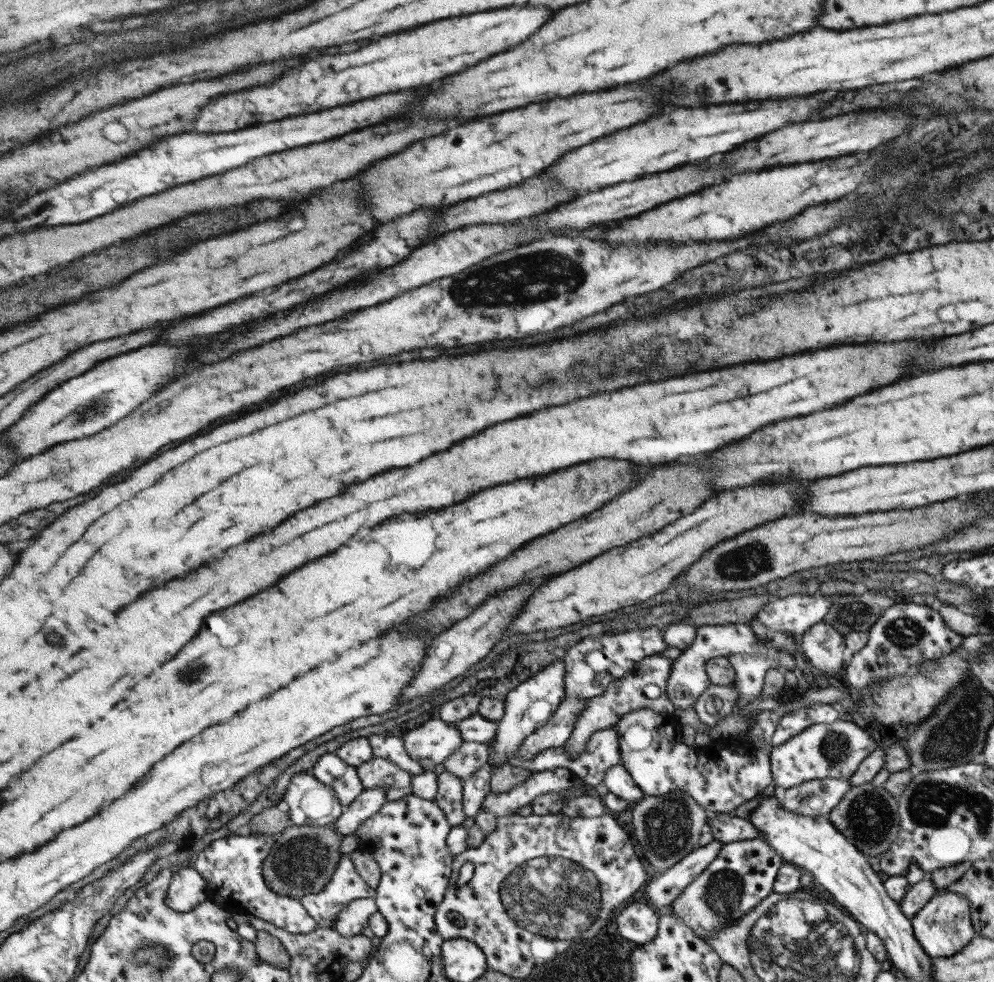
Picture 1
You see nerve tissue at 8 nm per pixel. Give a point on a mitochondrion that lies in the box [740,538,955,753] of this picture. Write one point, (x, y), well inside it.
(903, 632)

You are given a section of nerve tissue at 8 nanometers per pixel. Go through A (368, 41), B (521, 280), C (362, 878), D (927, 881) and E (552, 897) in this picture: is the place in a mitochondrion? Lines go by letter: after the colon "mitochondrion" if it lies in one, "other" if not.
A: other
B: mitochondrion
C: other
D: other
E: mitochondrion

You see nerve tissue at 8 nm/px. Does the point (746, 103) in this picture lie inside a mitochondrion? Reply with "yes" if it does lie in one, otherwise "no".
no

